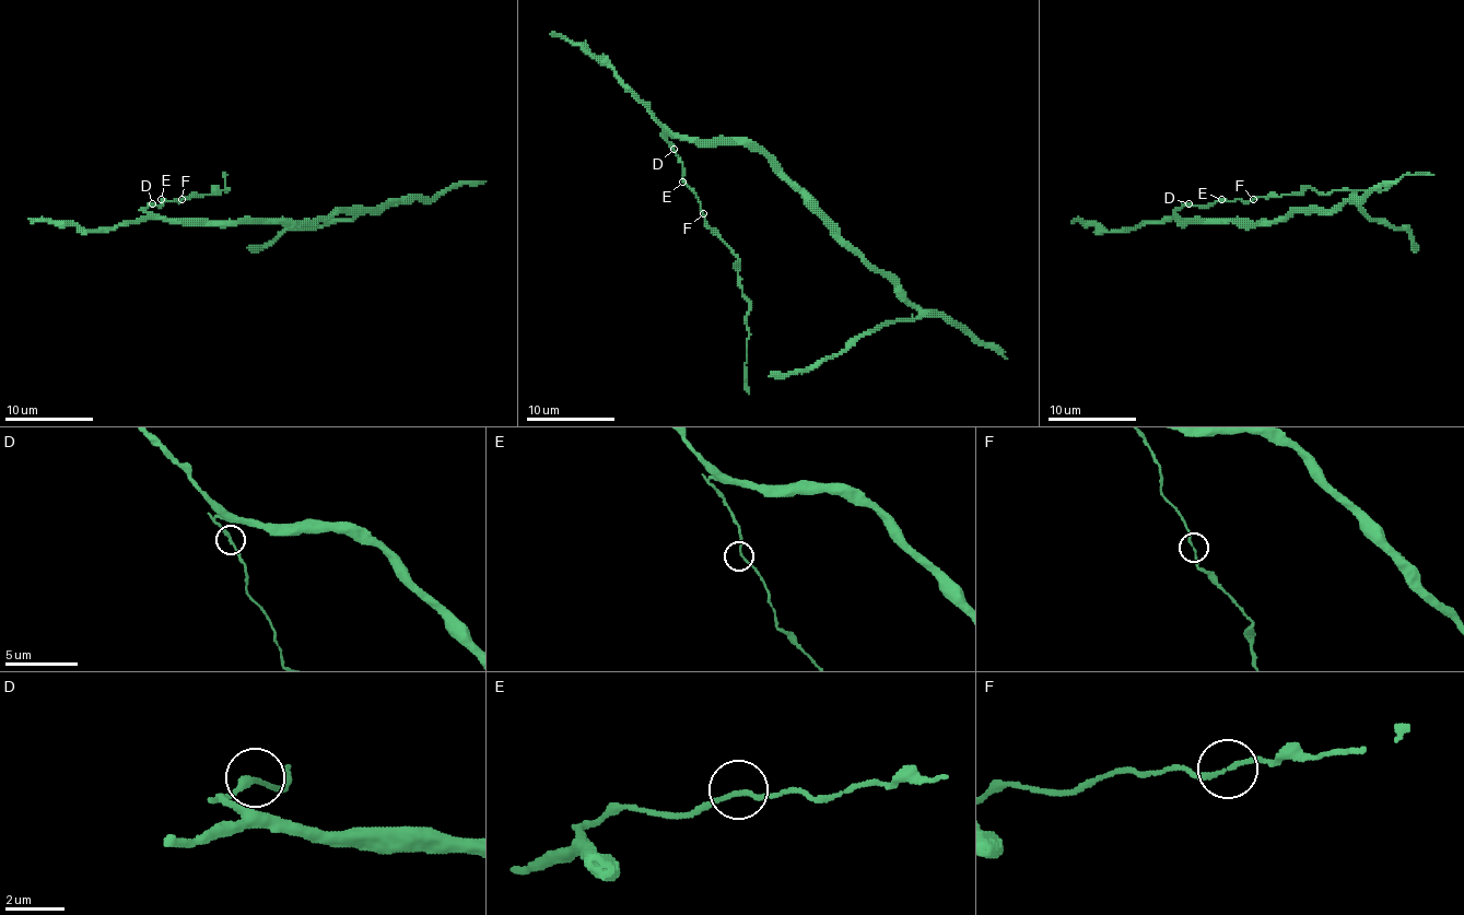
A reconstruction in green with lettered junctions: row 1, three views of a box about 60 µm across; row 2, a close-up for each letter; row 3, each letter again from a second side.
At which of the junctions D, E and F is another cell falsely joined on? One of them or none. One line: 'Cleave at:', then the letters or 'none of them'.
Cleave at: none of them

